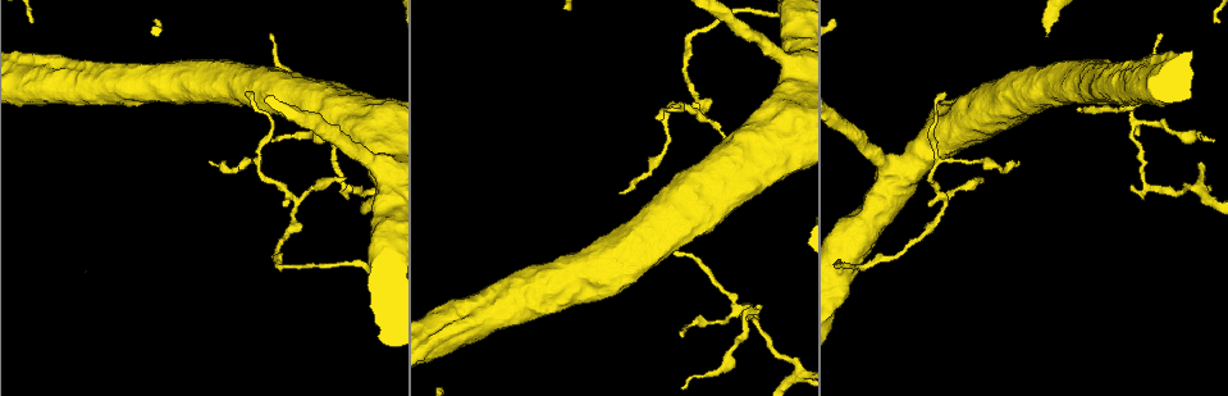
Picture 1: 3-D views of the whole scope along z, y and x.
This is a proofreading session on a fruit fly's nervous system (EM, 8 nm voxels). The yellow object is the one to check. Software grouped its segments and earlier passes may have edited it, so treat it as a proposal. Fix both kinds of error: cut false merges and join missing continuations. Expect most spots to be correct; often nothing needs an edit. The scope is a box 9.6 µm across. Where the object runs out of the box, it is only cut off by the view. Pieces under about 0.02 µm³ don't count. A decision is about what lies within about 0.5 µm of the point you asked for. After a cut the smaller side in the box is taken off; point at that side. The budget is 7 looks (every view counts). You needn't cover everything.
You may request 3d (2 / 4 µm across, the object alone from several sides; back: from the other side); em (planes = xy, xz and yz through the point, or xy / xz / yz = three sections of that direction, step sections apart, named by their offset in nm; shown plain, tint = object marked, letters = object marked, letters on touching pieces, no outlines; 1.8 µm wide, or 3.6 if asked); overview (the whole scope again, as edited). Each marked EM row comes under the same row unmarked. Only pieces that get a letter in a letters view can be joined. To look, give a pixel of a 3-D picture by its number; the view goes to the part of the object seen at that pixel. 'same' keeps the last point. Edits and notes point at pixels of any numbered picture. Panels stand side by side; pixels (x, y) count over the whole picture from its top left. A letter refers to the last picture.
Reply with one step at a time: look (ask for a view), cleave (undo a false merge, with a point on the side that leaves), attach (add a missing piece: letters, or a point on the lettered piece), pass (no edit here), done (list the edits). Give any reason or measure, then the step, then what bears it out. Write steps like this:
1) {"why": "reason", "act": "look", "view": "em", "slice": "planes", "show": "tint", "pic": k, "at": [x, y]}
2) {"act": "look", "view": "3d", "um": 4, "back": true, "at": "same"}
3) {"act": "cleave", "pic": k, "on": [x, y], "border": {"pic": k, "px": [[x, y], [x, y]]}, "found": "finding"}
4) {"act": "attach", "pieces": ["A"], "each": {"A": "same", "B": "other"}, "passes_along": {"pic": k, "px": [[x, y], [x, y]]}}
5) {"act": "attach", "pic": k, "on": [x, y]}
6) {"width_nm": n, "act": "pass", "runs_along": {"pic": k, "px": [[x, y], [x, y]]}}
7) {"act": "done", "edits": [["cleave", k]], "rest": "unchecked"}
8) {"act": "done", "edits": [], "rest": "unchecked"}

{"why": "sharp bend", "act": "look", "view": "3d", "um": 4, "pic": 1, "at": [746, 316]}

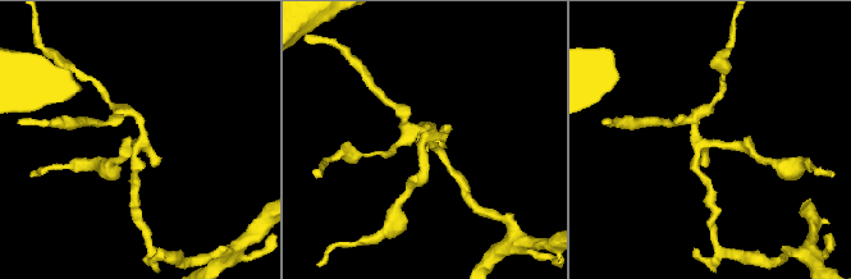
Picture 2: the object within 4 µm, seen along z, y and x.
{"why": "need the tissue", "act": "look", "view": "em", "slice": "yz", "step": 4, "show": "tint", "pic": 2, "at": [711, 144]}

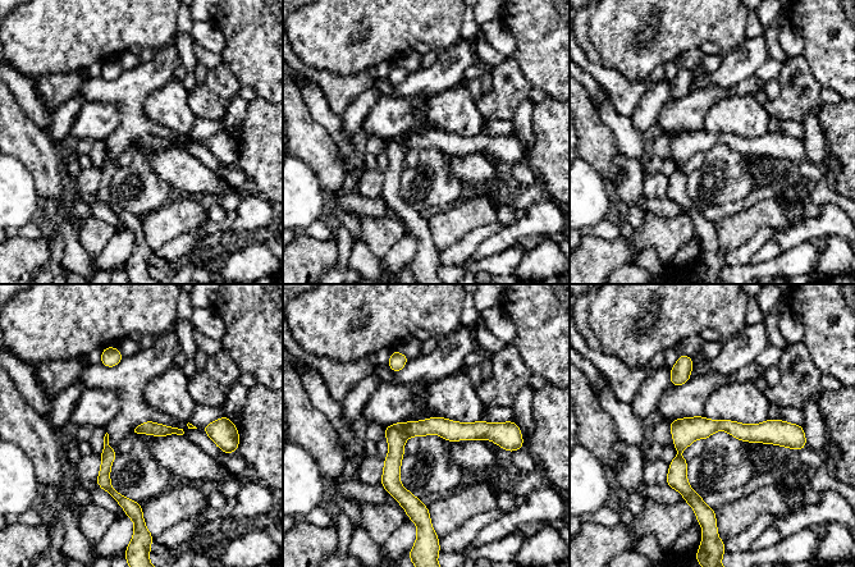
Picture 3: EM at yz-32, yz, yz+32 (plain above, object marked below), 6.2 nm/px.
{"why": "cut it another way", "act": "look", "view": "em", "slice": "planes", "show": "letters", "at": "same"}

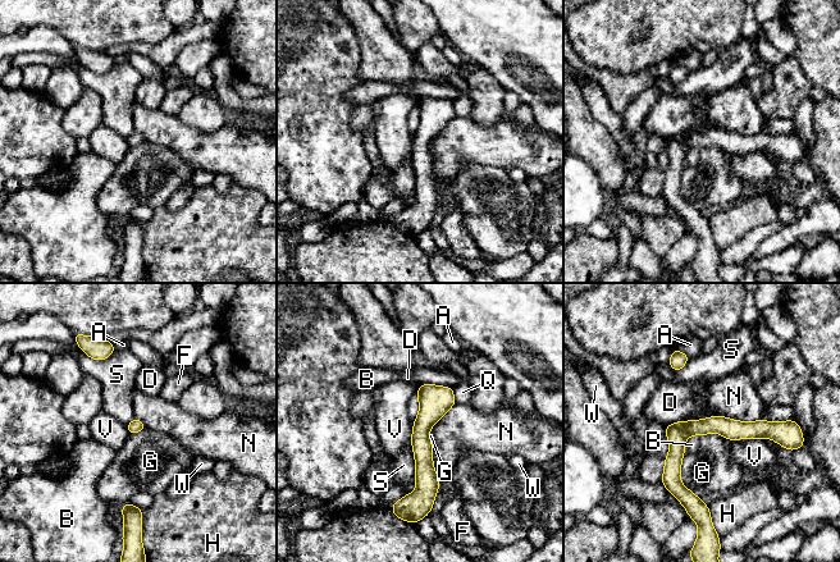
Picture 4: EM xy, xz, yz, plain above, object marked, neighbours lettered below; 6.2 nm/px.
{"act": "pass", "each": {"A": "other", "B": "other", "D": "other", "F": "other", "G": "other", "H": "other", "N": "other", "Q": "other", "S": "other", "V": "other", "W": "other"}, "border": {"pic": 4, "px": [[411, 443], [415, 481]]}, "found": "one neuron here"}

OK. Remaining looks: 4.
{"why": "thin end", "act": "look", "view": "3d", "um": 4, "pic": 1, "at": [1162, 34]}

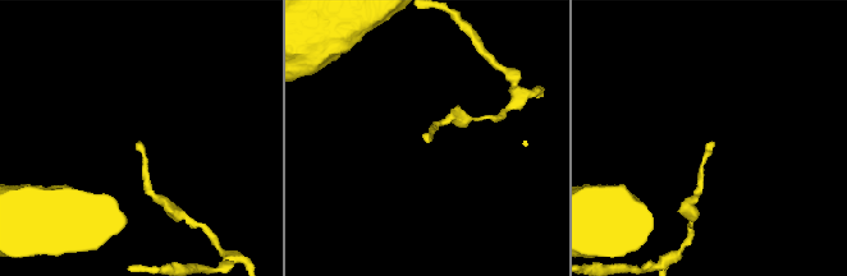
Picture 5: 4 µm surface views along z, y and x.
{"why": "now the EM", "act": "look", "view": "em", "slice": "planes", "show": "letters", "pic": 5, "at": [712, 146]}

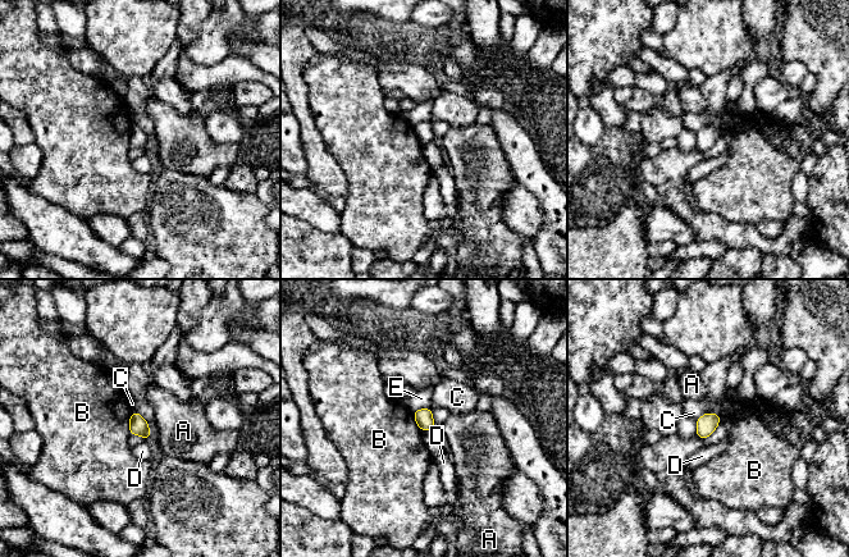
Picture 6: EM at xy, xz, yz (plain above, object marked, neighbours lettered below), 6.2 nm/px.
{"longest_contact_nm": ["B", 140], "act": "pass", "each": {"A": "other", "B": "other", "C": "other", "D": "other", "E": "other"}, "border": {"pic": 6, "px": [[132, 412], [129, 434]]}, "found": "none of them fits"}

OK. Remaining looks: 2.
{"why": "thin end", "act": "look", "view": "em", "slice": "planes", "show": "letters", "pic": 1, "at": [346, 177]}

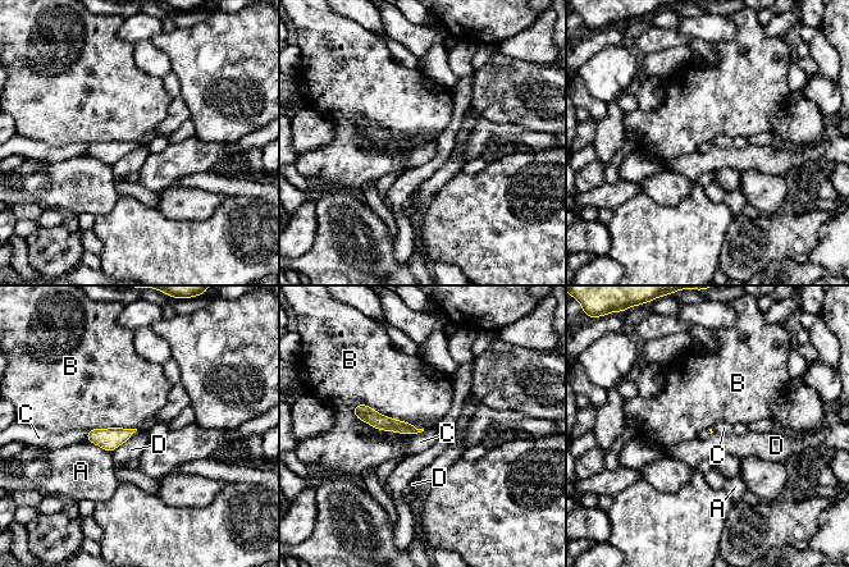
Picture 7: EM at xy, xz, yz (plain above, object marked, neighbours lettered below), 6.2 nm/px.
{"longest_contact_nm": ["B", 440], "act": "pass", "each": {"A": "other", "B": "other", "C": "other", "D": "other"}, "found": "no lettered piece goes on from it"}

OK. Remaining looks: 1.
{"act": "done", "edits": [], "rest": "unchecked"}

